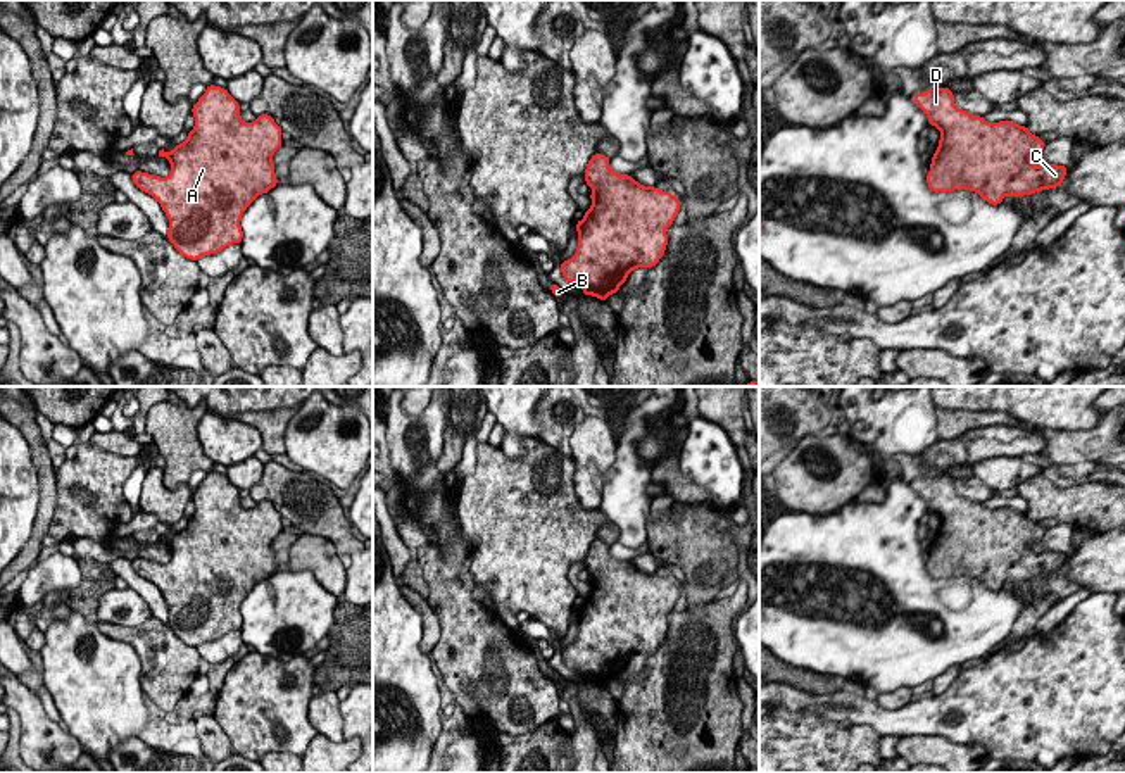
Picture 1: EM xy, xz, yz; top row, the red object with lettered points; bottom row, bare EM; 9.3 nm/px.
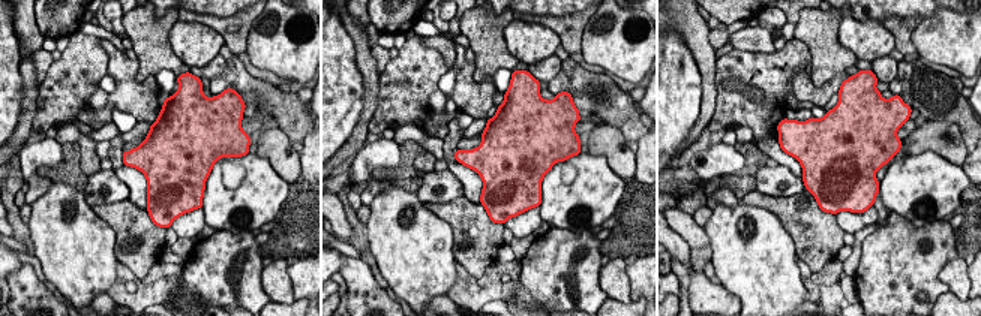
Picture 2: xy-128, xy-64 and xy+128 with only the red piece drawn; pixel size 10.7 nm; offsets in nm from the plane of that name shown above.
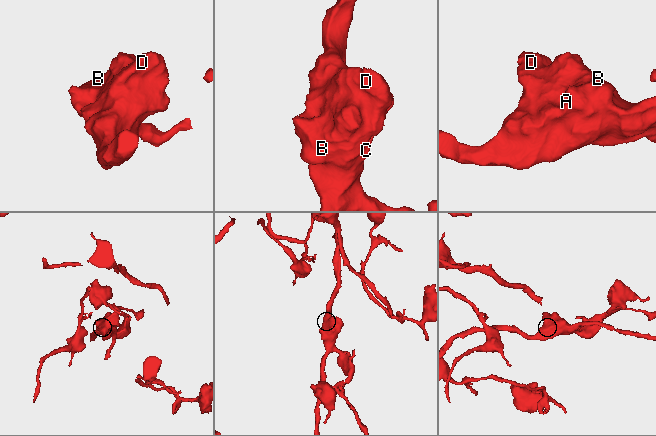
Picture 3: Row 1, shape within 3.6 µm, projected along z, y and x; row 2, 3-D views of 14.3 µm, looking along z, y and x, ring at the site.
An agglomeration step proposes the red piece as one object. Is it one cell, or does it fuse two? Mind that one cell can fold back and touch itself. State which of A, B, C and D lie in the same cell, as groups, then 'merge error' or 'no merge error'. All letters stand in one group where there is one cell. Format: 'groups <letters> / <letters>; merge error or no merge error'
groups A B C D; no merge error

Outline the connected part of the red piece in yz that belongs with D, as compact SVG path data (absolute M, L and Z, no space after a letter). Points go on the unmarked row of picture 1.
M944 473L913 481L928 509L940 516L939 533L927 561L933 580L970 576L999 592L1006 581L1016 585L1058 575L1068 554L1034 552L1030 544L1046 528L1027 512L1011 507L989 509L954 493L954 480Z

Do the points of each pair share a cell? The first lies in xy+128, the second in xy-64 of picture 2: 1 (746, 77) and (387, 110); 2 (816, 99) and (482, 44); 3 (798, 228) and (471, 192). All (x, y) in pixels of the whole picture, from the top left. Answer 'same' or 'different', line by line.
1: same
2: different
3: different

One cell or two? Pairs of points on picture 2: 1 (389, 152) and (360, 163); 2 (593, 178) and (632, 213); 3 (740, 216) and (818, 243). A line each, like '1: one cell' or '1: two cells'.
1: one cell
2: two cells
3: two cells

